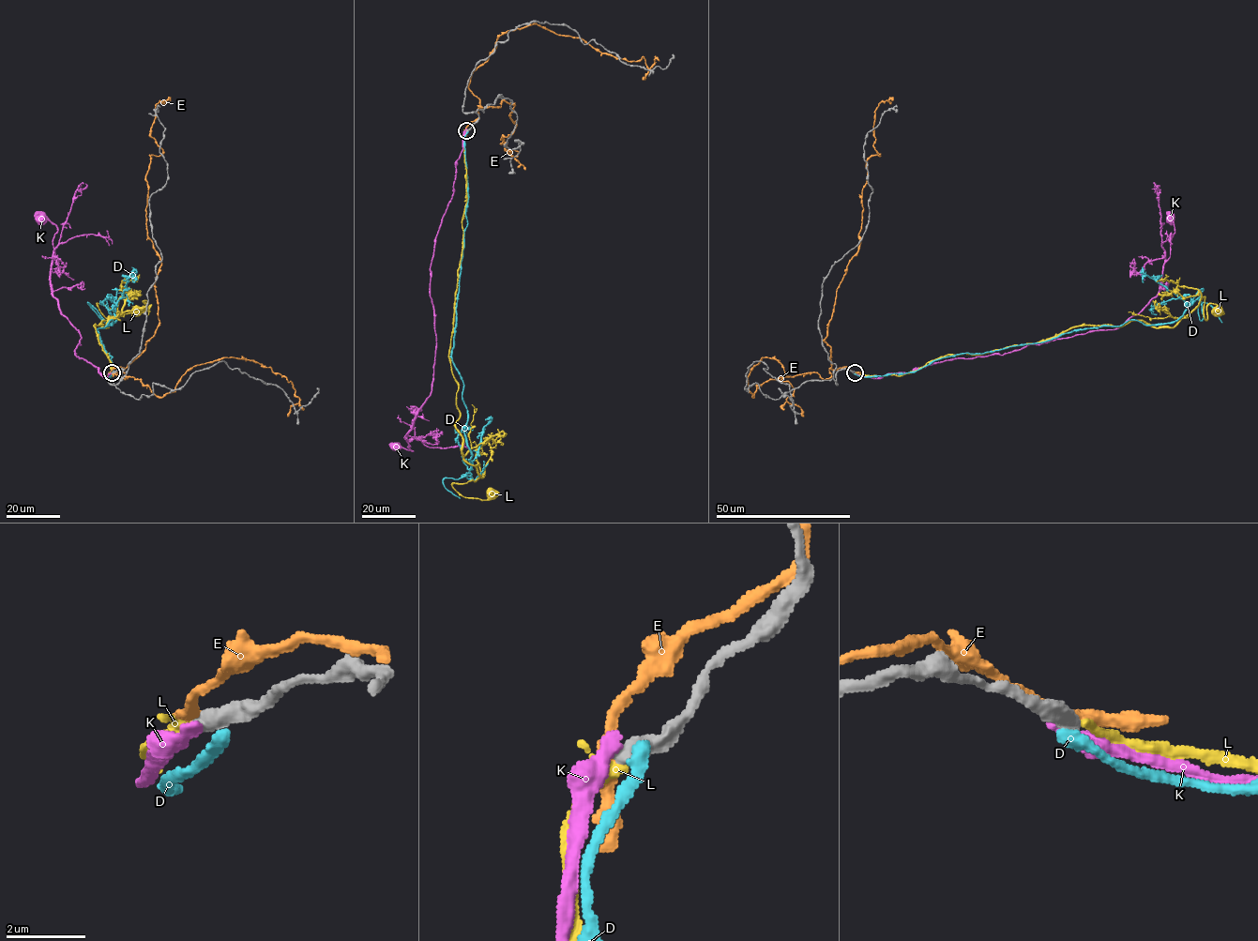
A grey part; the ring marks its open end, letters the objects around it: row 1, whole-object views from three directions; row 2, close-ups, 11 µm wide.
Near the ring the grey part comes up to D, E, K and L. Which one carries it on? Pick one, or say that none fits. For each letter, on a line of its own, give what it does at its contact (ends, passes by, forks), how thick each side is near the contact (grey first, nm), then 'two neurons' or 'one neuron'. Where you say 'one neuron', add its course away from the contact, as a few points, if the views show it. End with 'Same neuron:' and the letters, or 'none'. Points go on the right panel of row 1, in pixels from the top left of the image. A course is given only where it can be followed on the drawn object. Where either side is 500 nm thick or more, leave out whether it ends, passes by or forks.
D: 500 nm thick on the grey side, 360 nm on the other; two neurons
E: it passes by; 480 nm thick on the grey side, 320 nm on the other; two neurons
K: it ends there; 460 nm thick on the grey side, 320 nm on the other; two neurons
L: it passes by; 440 nm thick on the grey side, 200 nm on the other; one neuron; it runs (855, 372), (902, 375), (1080, 326), (1173, 327), (1204, 297), (1205, 319), (1209, 304), (1223, 312), (1214, 309)
Same neuron: L

